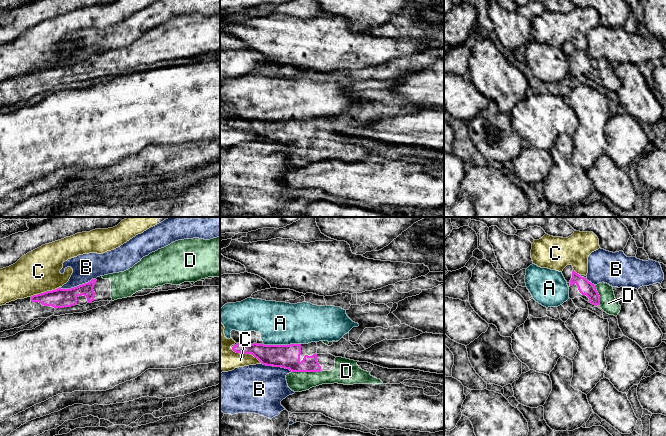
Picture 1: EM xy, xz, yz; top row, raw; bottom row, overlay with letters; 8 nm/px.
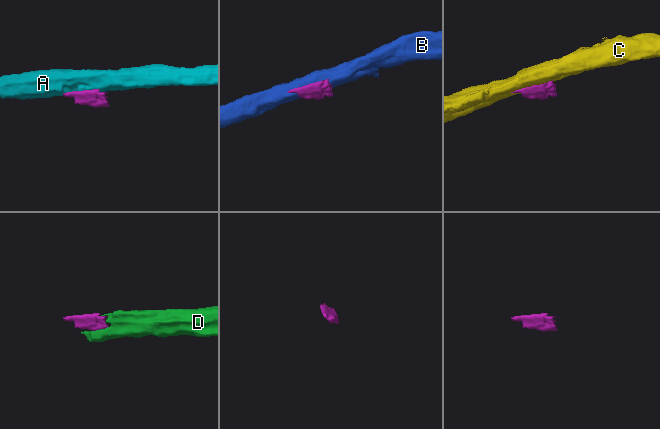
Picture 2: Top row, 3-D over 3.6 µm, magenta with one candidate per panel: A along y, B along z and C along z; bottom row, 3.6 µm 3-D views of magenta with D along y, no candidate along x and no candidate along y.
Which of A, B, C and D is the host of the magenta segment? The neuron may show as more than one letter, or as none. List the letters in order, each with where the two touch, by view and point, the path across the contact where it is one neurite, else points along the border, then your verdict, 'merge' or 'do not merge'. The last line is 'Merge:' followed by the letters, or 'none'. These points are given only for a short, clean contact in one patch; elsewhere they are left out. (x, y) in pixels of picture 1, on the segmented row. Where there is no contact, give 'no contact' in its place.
A: xz (282, 345) | along xz (263, 343), (300, 344) | do not merge
B: xy (75, 287) | along xy (95, 278), (70, 288), (57, 288), (55, 290) | do not merge
C: xy (42, 293) | do not merge
D: xz (306, 371) | merge
Merge: D

